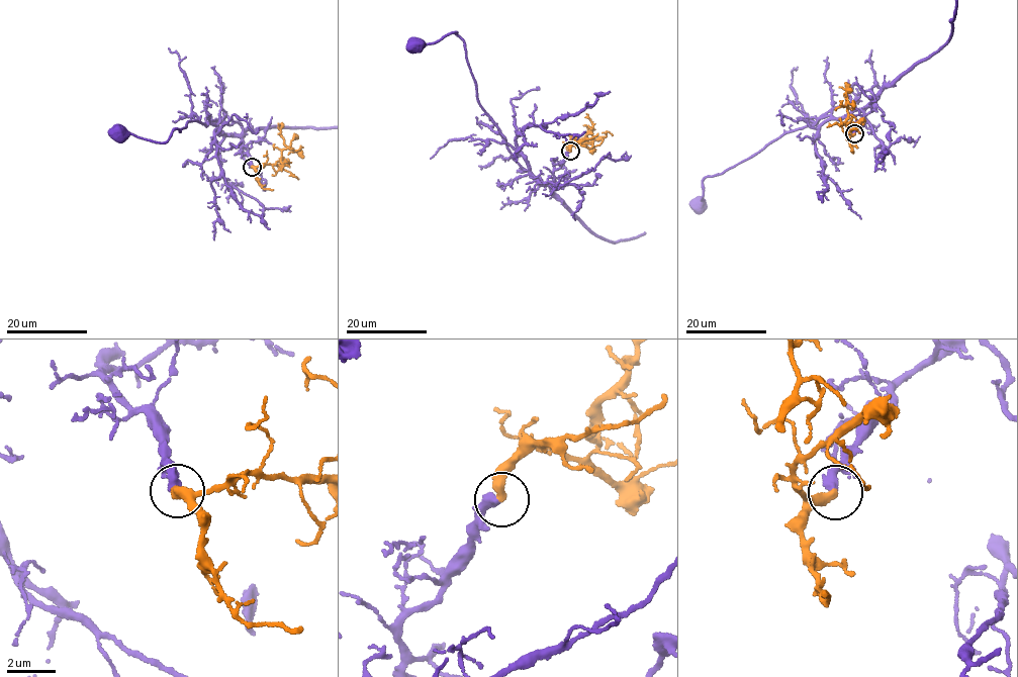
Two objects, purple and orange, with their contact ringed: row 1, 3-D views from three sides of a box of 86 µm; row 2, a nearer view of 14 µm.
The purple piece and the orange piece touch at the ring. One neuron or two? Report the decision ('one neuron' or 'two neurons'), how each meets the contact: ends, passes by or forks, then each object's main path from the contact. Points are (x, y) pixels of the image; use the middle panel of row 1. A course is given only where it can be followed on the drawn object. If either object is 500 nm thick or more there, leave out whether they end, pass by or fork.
one neuron; purple ends there; orange ends there; purple runs (570, 151), (552, 184), (535, 181), (524, 159), (480, 106), (457, 31), (415, 44); orange runs (570, 151), (576, 141), (591, 144), (591, 134), (567, 147)

